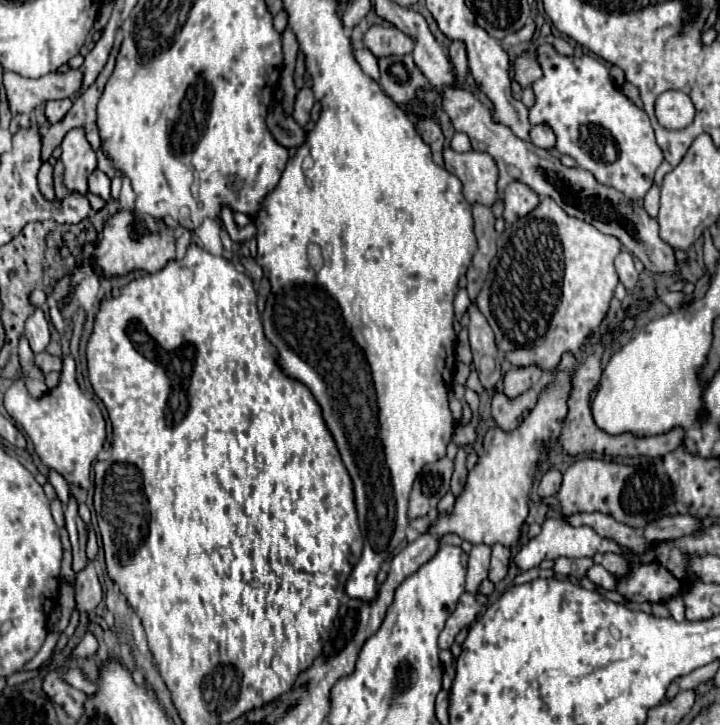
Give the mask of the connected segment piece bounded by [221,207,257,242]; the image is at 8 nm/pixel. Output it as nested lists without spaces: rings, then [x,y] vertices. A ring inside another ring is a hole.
[[[224,207],[221,211],[221,219],[223,220],[224,228],[231,239],[235,242],[244,242],[245,239],[255,237],[257,233],[257,225],[251,221],[247,227],[239,228],[234,222],[232,213],[233,212],[228,207]]]

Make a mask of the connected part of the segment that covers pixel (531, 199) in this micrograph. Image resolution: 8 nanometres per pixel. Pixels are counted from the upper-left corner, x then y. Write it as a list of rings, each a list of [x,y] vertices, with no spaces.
[[[513,181],[503,193],[503,203],[505,203],[503,211],[505,223],[515,223],[519,217],[525,217],[539,205],[539,195],[525,183]]]

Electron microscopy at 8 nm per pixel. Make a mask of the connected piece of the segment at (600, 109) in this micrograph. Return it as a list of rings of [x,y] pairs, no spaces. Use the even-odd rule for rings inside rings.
[[[541,43],[537,47],[537,63],[543,75],[531,85],[535,93],[535,103],[529,109],[531,125],[549,125],[557,135],[555,149],[559,153],[571,155],[579,167],[595,173],[595,177],[599,177],[599,181],[603,181],[605,185],[627,193],[627,197],[631,197],[633,201],[643,199],[653,185],[657,167],[663,163],[663,151],[655,141],[655,133],[647,113],[623,95],[623,91],[611,81],[609,69],[595,57],[565,57],[557,53],[551,43]],[[589,123],[599,125],[613,135],[617,143],[615,163],[597,161],[583,149],[579,141],[579,127]]]

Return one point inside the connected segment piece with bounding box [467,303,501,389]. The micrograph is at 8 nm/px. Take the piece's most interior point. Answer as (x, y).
(482, 343)

